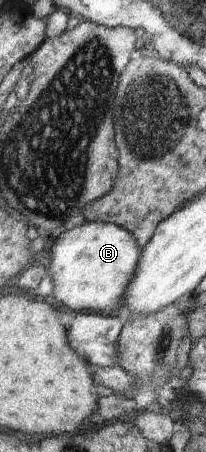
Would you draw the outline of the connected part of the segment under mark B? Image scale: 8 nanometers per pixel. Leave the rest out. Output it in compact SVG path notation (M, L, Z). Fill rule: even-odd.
M86 221L64 231L49 243L49 253L50 265L46 271L54 284L50 300L60 302L56 306L58 310L118 310L119 317L126 318L128 312L121 302L141 253L131 233L114 223Z

